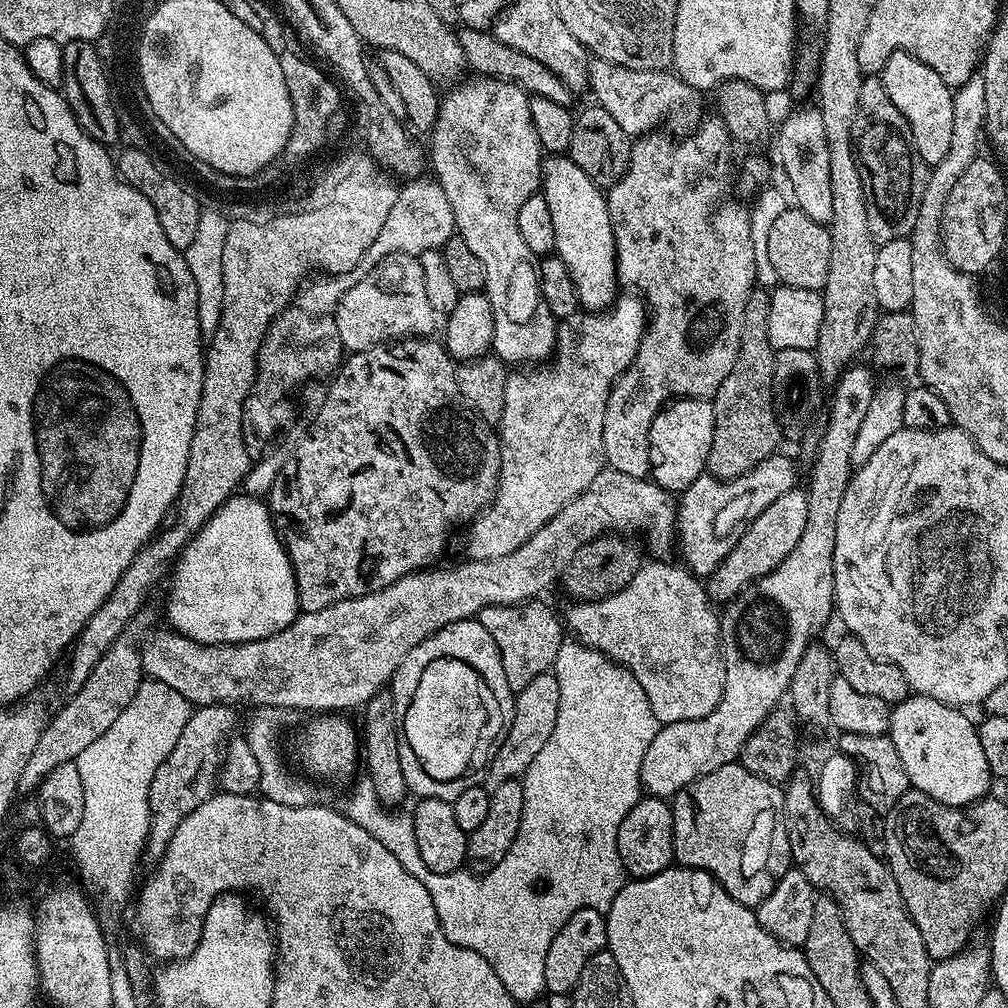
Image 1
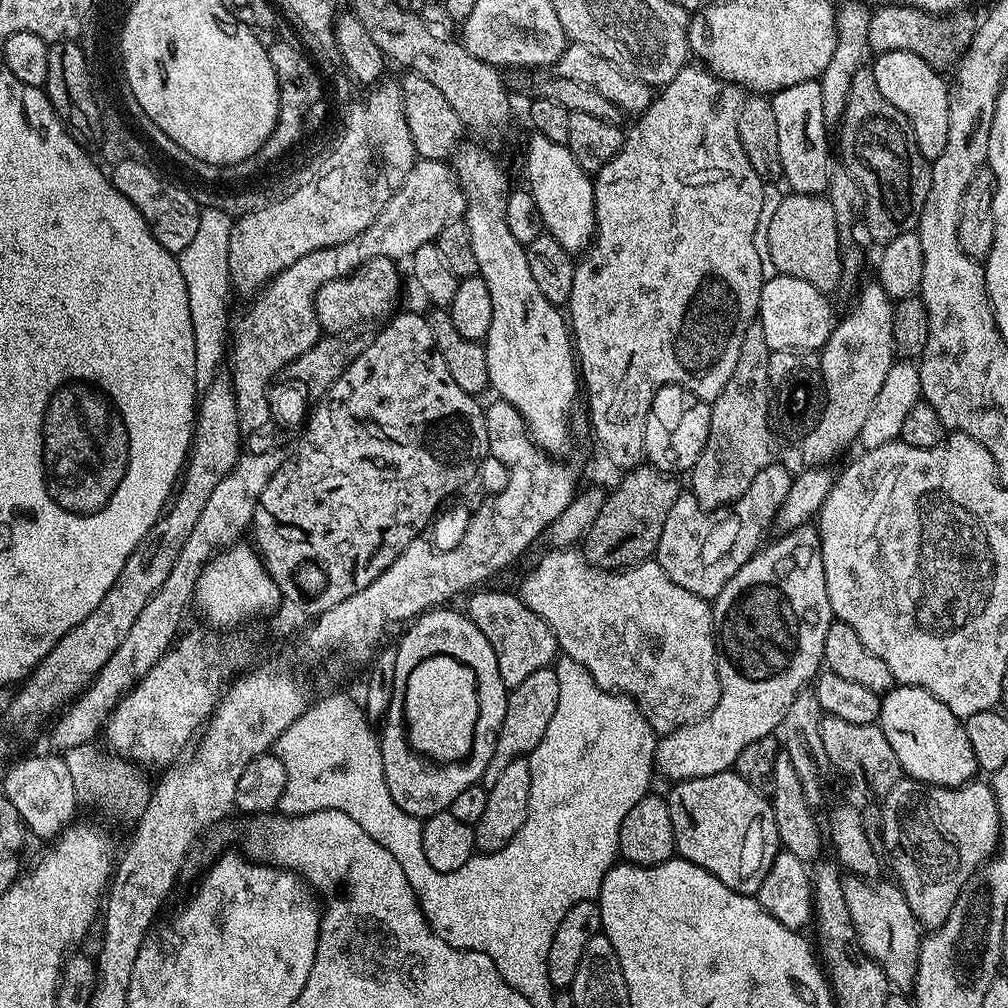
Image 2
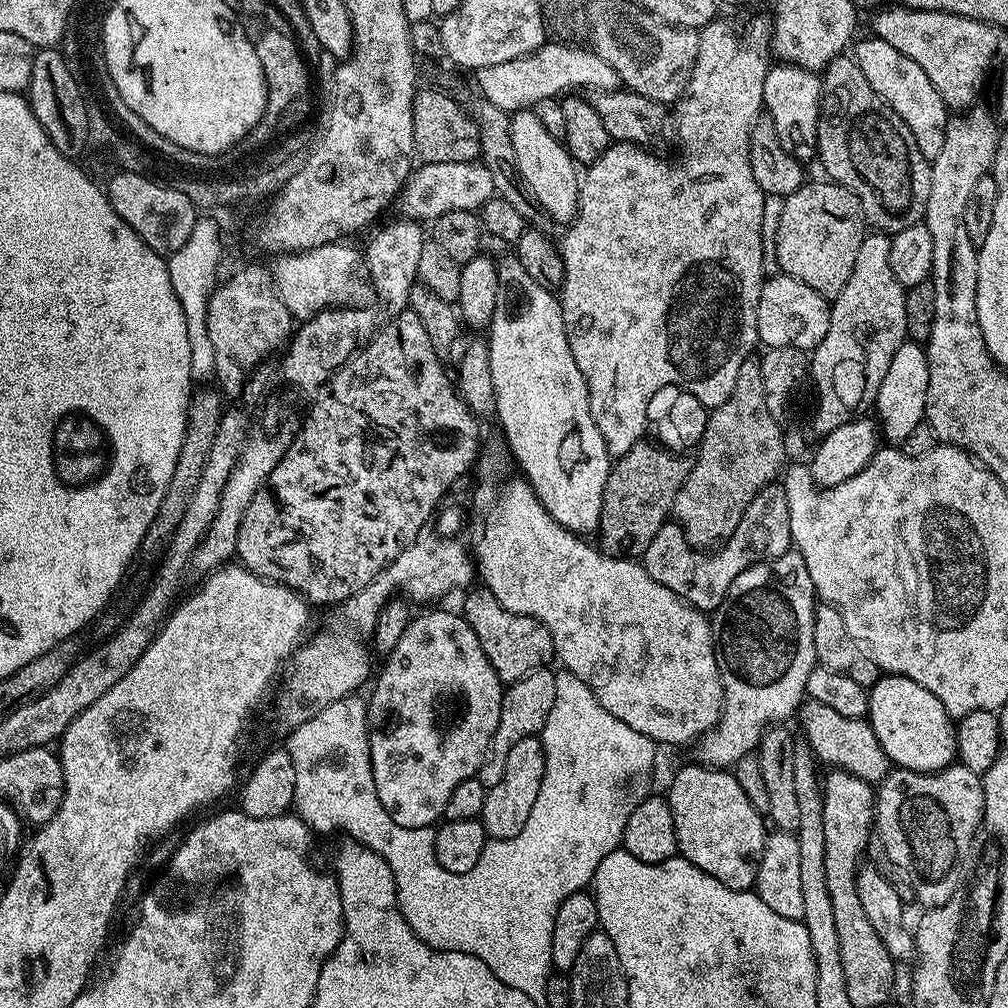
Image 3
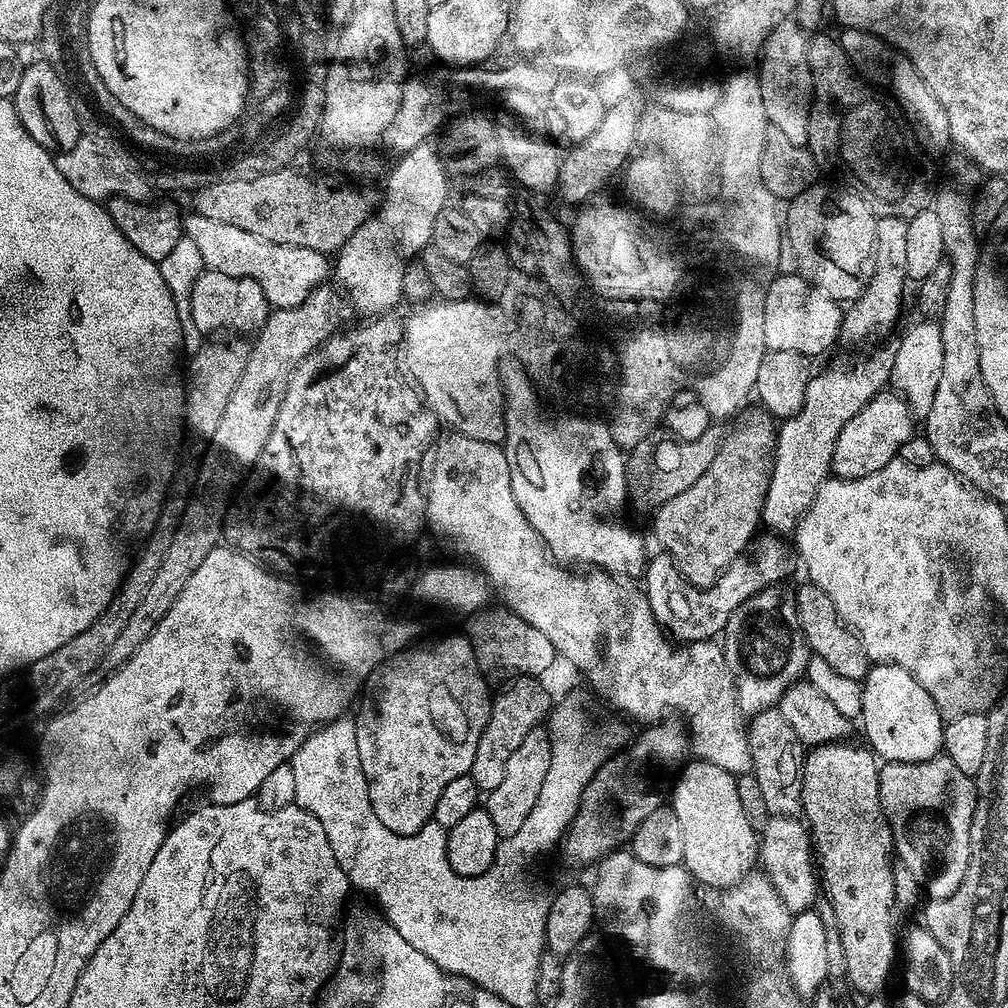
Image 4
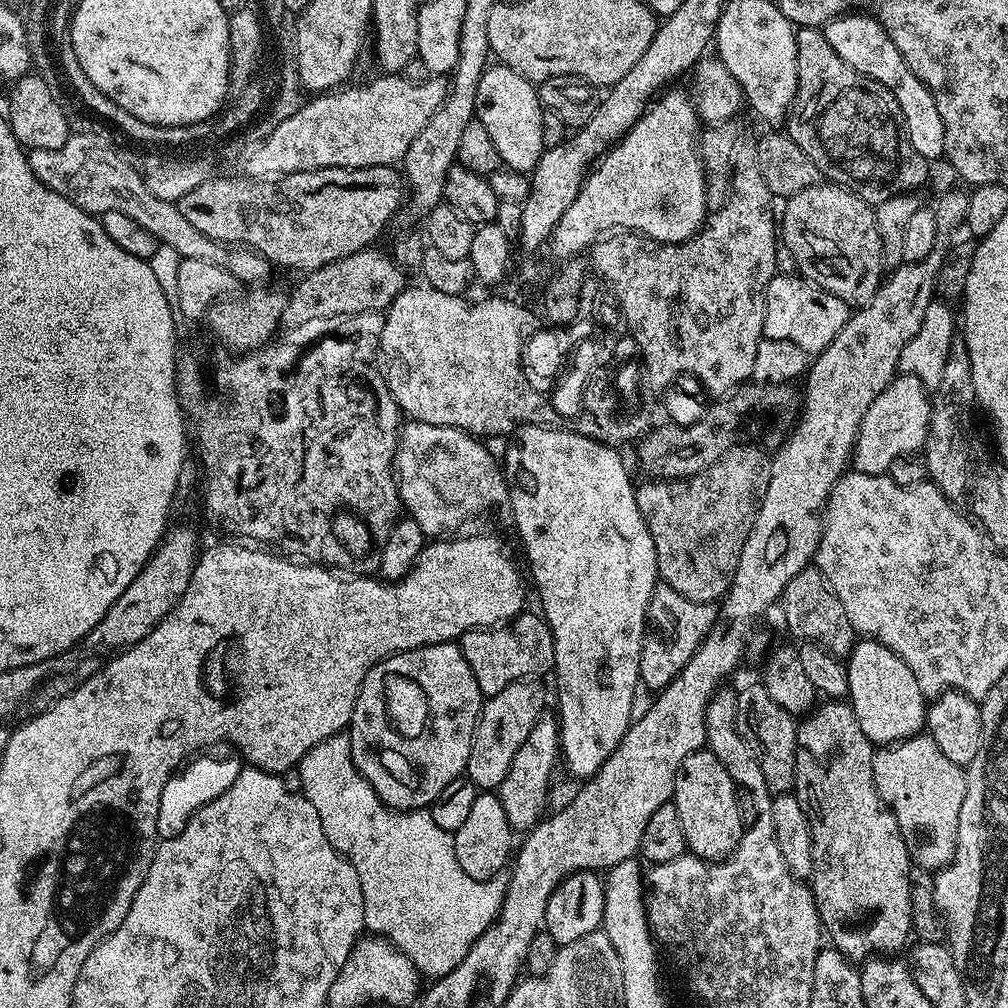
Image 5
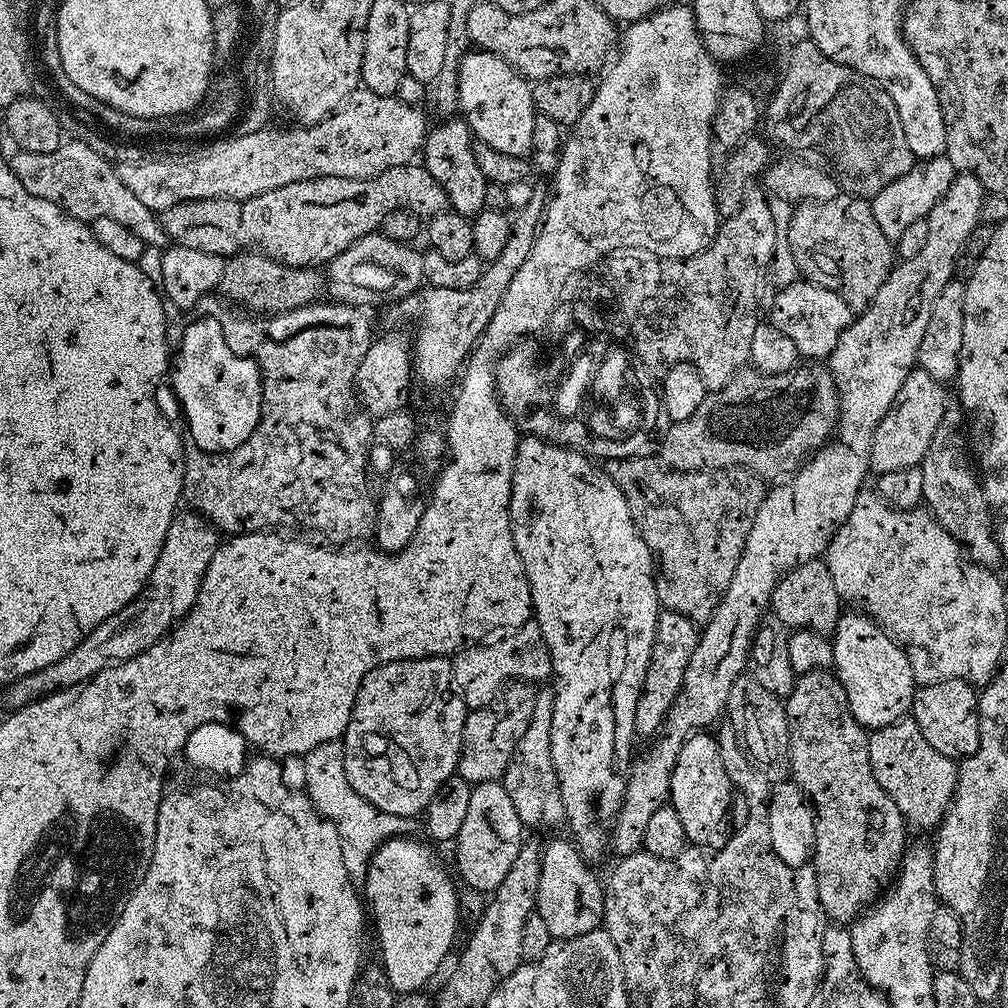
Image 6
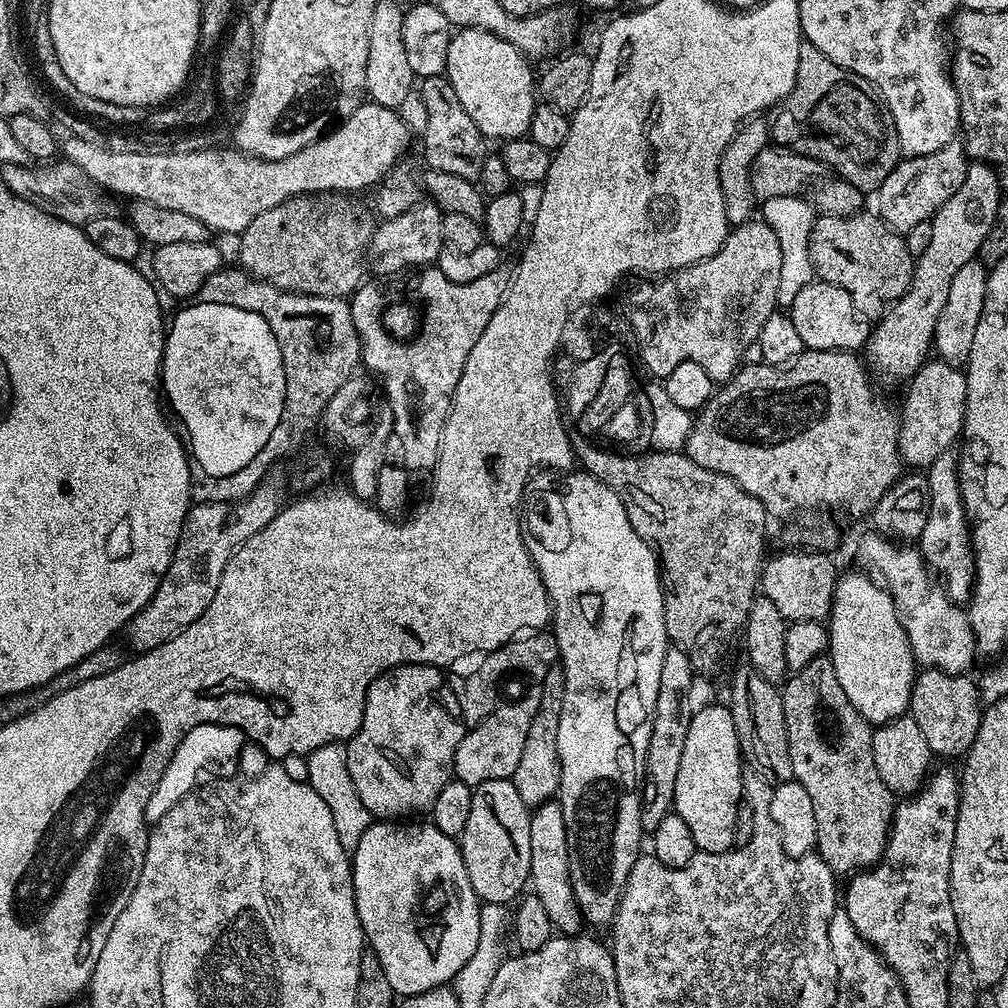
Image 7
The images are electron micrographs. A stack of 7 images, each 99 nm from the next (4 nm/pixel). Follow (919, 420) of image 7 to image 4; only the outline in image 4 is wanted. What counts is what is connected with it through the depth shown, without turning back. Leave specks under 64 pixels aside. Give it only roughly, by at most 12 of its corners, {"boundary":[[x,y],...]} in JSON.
{"boundary":[[879,392],[838,434],[831,475],[857,480],[897,459],[914,417]]}

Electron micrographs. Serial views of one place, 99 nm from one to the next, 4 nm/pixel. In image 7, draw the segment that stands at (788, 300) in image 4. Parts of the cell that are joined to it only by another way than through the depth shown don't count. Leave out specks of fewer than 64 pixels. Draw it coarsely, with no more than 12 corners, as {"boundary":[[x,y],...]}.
{"boundary":[[816,278],[790,315],[805,349],[856,352],[870,321]]}

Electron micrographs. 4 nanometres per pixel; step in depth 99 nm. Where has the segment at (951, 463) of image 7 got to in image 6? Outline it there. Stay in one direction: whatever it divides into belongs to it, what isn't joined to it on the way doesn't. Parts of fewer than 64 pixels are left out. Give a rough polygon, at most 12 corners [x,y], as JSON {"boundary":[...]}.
{"boundary":[[959,407],[922,470],[923,503],[972,563],[1001,563]]}

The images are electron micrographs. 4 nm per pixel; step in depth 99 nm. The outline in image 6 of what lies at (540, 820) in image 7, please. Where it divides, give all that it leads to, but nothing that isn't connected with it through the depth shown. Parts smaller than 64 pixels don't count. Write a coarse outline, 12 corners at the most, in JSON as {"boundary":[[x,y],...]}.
{"boundary":[[571,839],[543,845],[553,941],[601,927],[606,888]]}

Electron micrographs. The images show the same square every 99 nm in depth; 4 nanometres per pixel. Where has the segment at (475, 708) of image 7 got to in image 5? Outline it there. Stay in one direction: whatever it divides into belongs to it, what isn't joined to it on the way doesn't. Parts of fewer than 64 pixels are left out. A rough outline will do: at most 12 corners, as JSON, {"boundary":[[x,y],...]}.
{"boundary":[[539,615],[458,643],[485,698],[556,663]]}

